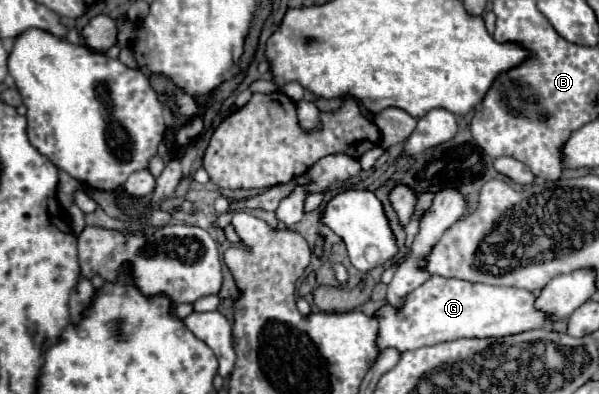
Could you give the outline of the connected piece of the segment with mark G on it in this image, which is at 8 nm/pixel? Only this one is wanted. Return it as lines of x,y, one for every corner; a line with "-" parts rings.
434,275
406,297
406,303
400,311
384,305
376,313
376,317
380,319
378,347
394,347
404,353
424,345
454,341
460,337
506,337
530,329
540,329
548,325
550,319
546,313
534,307
534,301
536,297
526,289
468,283

